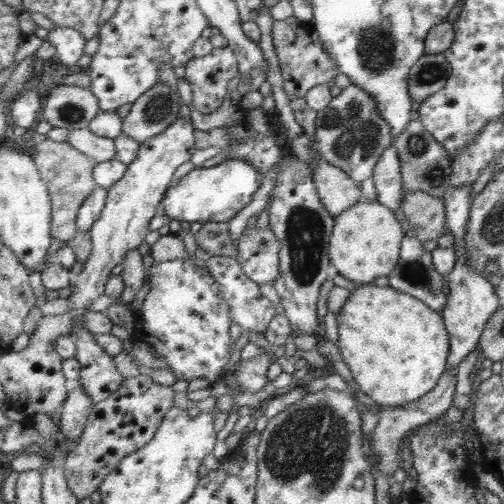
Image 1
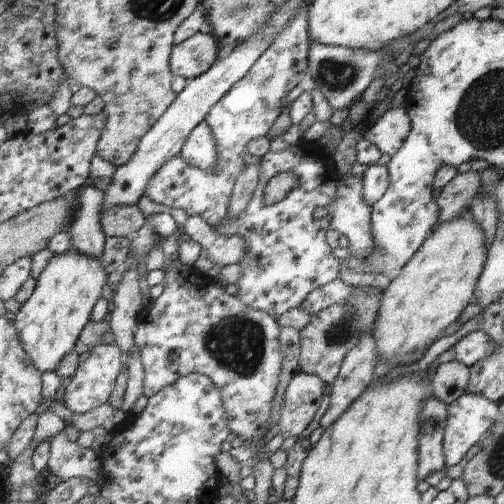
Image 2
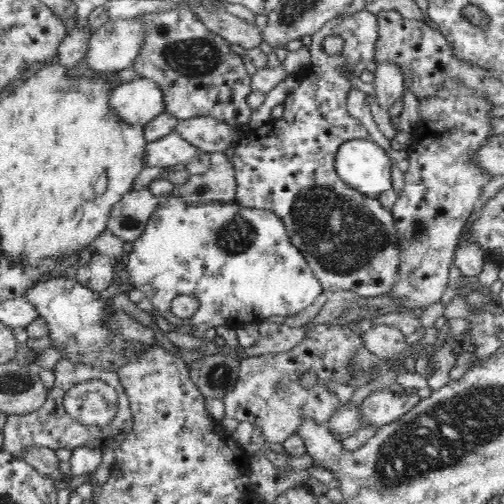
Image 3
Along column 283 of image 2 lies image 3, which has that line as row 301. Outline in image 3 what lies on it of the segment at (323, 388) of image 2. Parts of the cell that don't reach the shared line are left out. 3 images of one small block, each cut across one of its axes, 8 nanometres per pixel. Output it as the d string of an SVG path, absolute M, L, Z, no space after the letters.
M460 76L442 80L432 98L420 100L420 122L404 146L410 156L410 168L404 190L392 208L396 228L404 236L400 284L390 292L402 300L398 314L420 314L424 308L440 302L448 288L448 270L458 242L468 220L472 220L472 212L480 208L484 186L492 180L492 174L480 164L478 152L494 136L494 118L490 118L494 106L500 104L494 104L486 94L480 96Z

